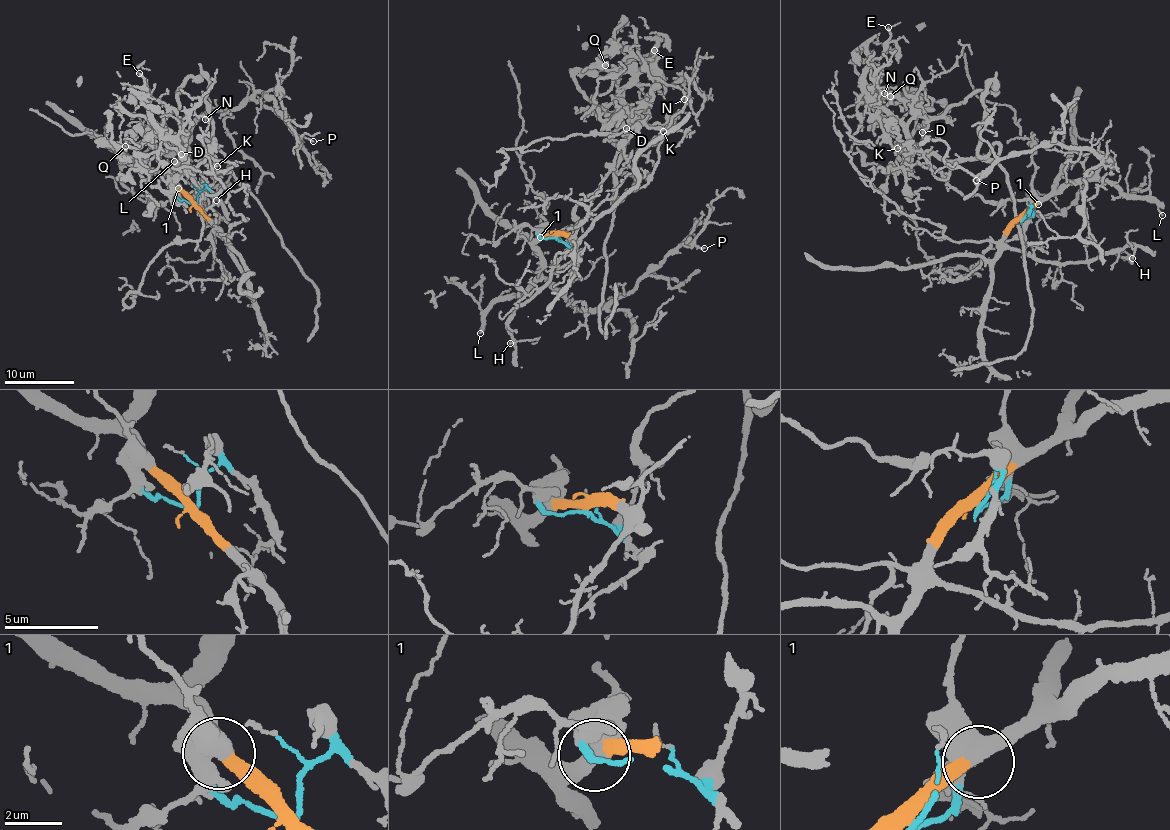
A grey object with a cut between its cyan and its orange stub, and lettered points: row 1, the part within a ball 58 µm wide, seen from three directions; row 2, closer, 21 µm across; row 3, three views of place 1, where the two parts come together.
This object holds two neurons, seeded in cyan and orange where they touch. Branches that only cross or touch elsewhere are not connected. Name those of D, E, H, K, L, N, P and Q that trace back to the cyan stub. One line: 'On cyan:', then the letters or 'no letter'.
On cyan: D, E, K, N, Q

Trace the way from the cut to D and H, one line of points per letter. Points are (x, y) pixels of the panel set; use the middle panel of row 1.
D: (555, 238), (566, 245), (576, 226), (575, 205), (608, 175), (615, 154), (637, 116), (642, 117), (626, 127)
H: (555, 238), (564, 234), (570, 244), (550, 276), (514, 311), (508, 327), (514, 343), (509, 343)

